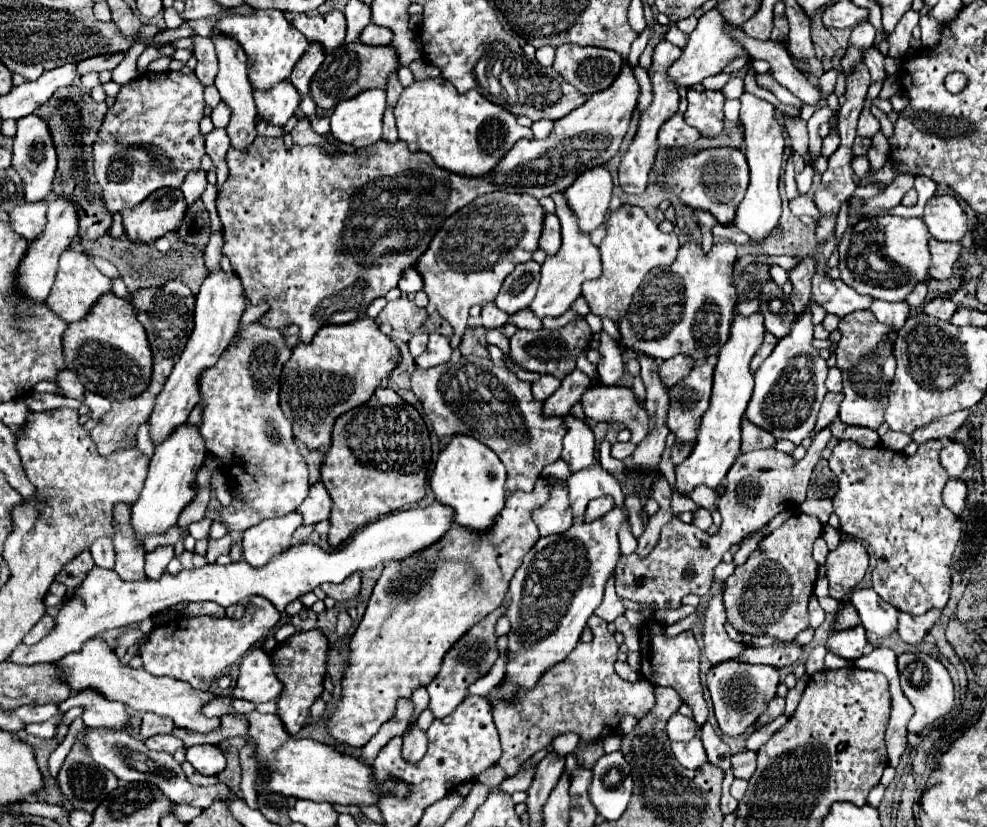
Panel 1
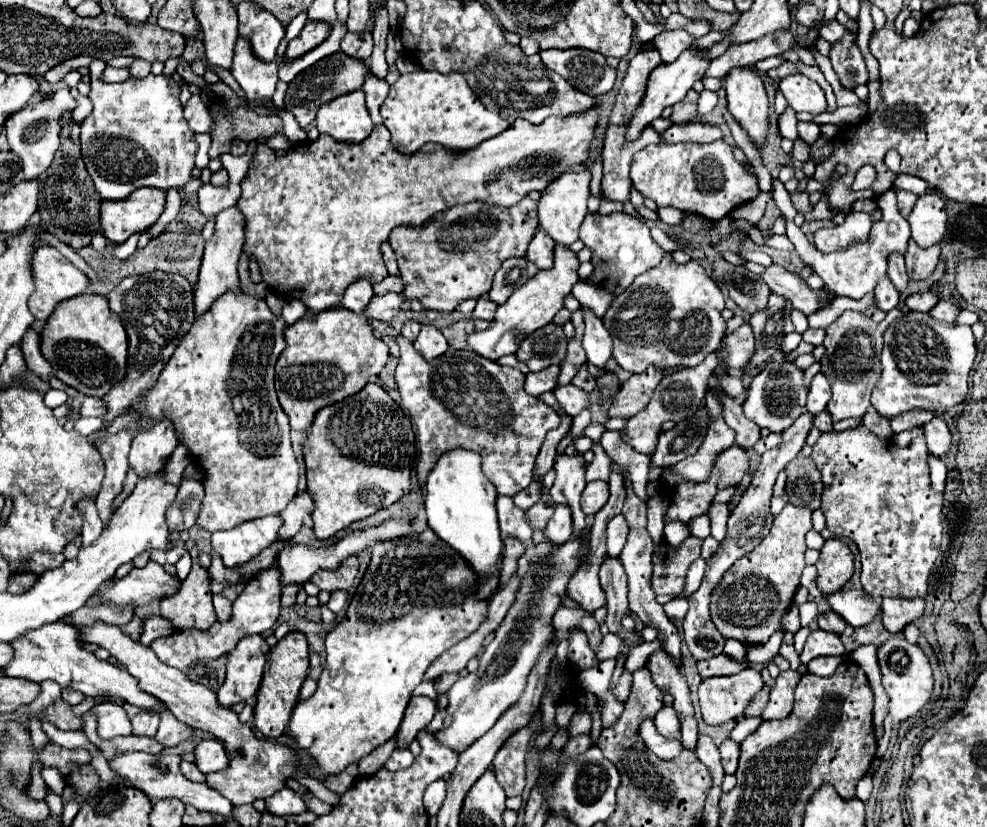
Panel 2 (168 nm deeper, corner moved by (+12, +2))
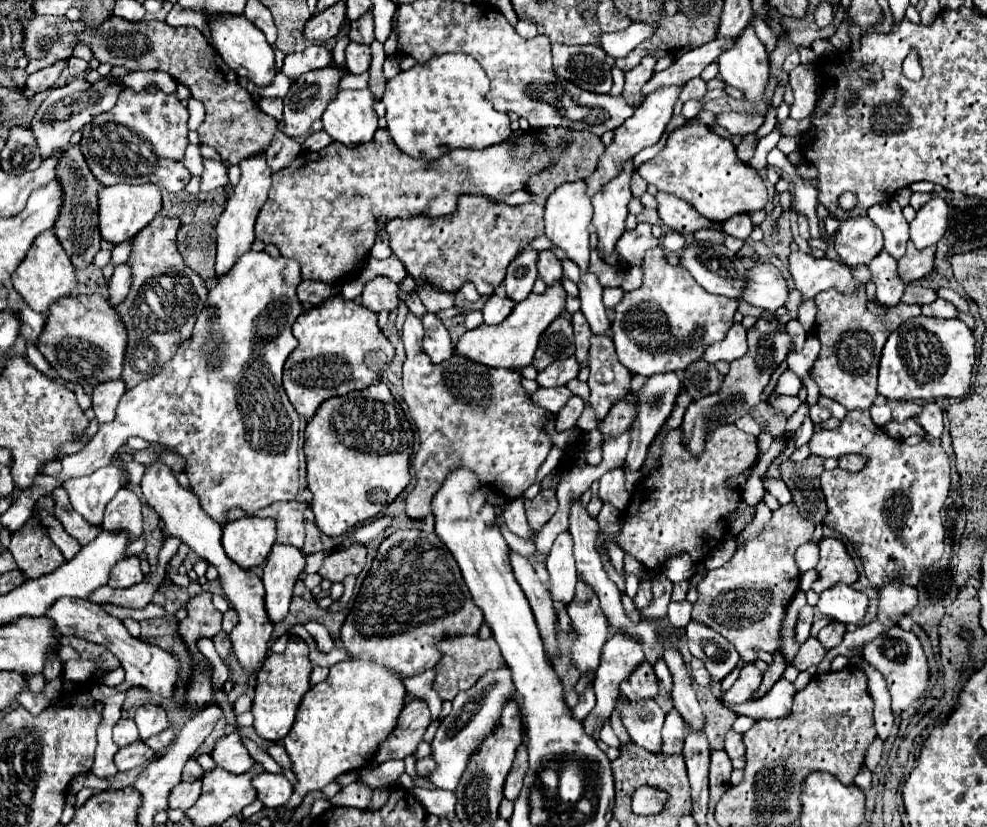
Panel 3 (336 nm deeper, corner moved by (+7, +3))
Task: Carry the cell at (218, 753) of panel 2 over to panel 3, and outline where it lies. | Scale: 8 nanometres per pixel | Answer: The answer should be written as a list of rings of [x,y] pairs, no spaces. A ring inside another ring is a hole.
[[[229,733],[217,739],[211,757],[219,767],[223,767],[229,773],[245,773],[255,763],[249,751],[243,747],[241,737],[237,733]]]

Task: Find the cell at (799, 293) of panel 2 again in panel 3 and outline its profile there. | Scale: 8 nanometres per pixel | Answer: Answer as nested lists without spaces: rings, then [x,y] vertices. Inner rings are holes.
[[[757,263],[749,269],[749,293],[743,297],[747,303],[775,313],[787,303],[787,297],[789,285],[773,263]]]

